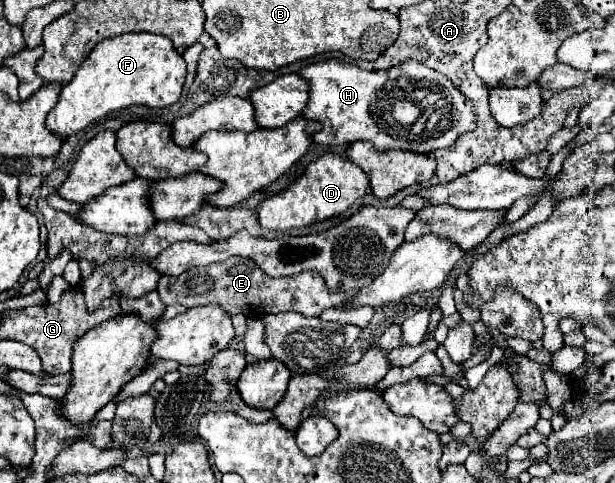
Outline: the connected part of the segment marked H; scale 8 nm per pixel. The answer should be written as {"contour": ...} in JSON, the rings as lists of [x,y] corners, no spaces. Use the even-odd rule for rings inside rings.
{"contour":[[[328,59],[304,67],[300,75],[310,81],[310,99],[302,115],[306,119],[314,119],[322,123],[322,129],[312,137],[314,143],[320,145],[346,145],[354,141],[370,141],[374,149],[380,153],[402,149],[402,151],[428,155],[436,149],[450,147],[456,139],[460,139],[460,135],[476,127],[476,113],[472,101],[446,75],[432,71],[430,67],[424,67],[414,59],[384,71],[364,71],[340,59]],[[398,119],[416,119],[416,121],[404,125]]]}

